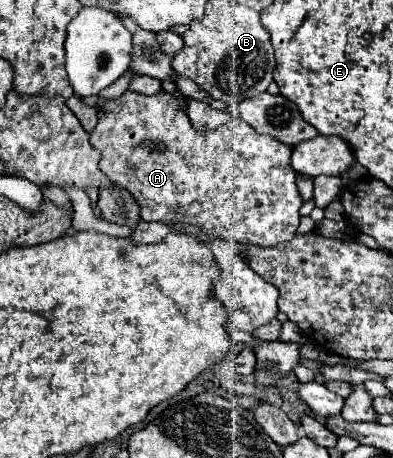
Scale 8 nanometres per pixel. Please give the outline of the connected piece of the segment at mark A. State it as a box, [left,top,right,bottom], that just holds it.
[83,92,304,246]

